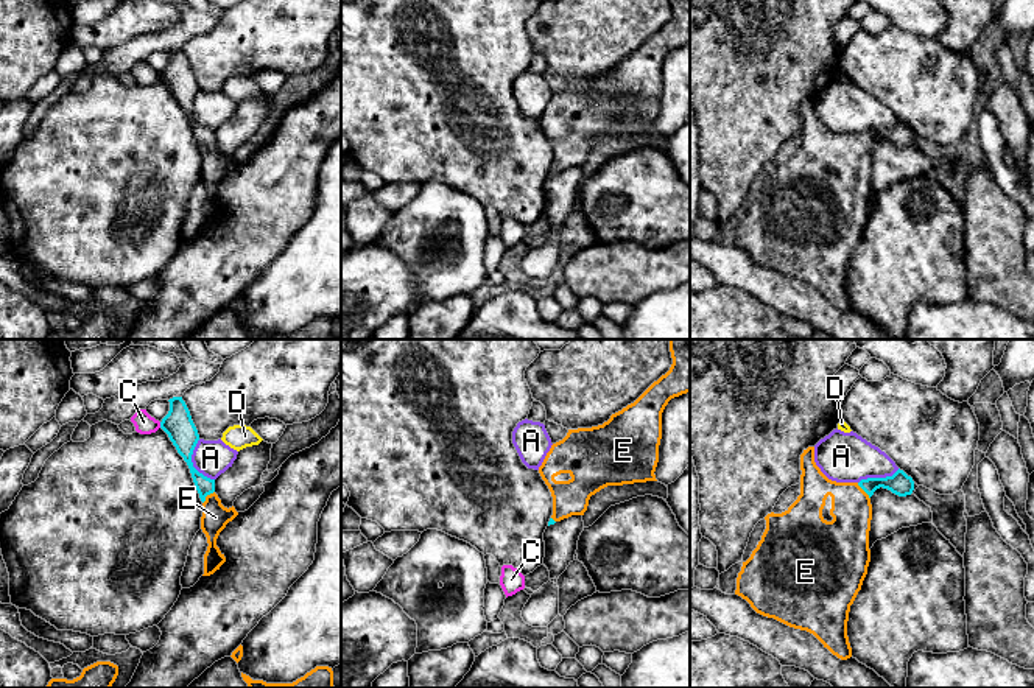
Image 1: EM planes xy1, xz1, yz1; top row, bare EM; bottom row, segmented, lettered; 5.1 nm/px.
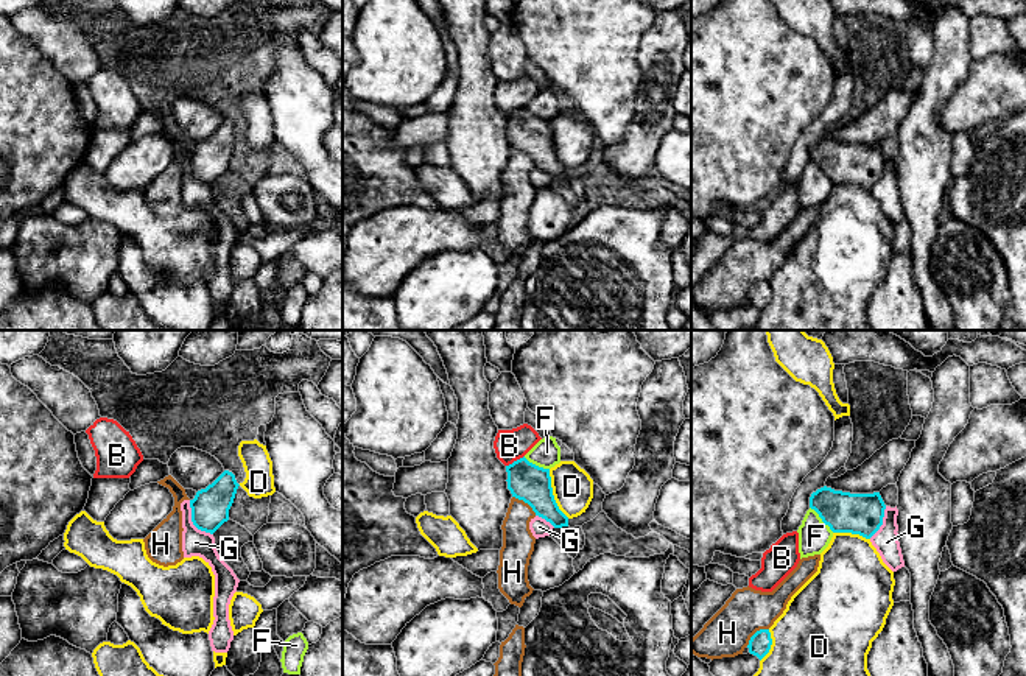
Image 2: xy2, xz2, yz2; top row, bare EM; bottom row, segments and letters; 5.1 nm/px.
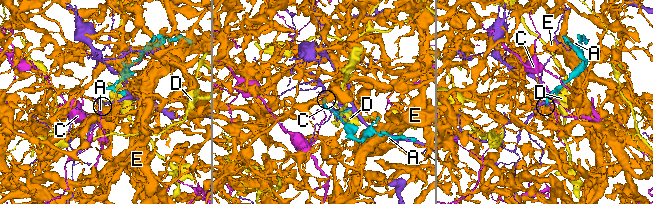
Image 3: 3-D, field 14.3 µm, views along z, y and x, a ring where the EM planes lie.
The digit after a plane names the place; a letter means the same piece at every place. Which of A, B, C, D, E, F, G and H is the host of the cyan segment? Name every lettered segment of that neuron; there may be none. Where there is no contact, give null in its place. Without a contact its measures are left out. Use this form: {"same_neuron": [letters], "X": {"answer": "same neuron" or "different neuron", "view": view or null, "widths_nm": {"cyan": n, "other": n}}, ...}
{"same_neuron": ["E"], "A": {"answer": "different neuron", "view": "xy1", "widths_nm": {"cyan": 150, "other": 190}}, "B": {"answer": "different neuron", "view": "xz2", "widths_nm": {"cyan": 200, "other": 160}}, "C": {"answer": "different neuron", "view": "xy1", "widths_nm": {"cyan": 150, "other": 100}}, "D": {"answer": "different neuron", "view": "xz2", "widths_nm": {"cyan": 200, "other": 200}}, "E": {"answer": "same neuron", "view": "yz1", "widths_nm": {"cyan": 120, "other": 220}}, "F": {"answer": "different neuron", "view": "yz2", "widths_nm": {"cyan": 220, "other": 160}}, "G": {"answer": "different neuron", "view": "xy2", "widths_nm": {"cyan": 190, "other": 140}}, "H": {"answer": "different neuron", "view": "xz2", "widths_nm": {"cyan": 200, "other": 160}}}

